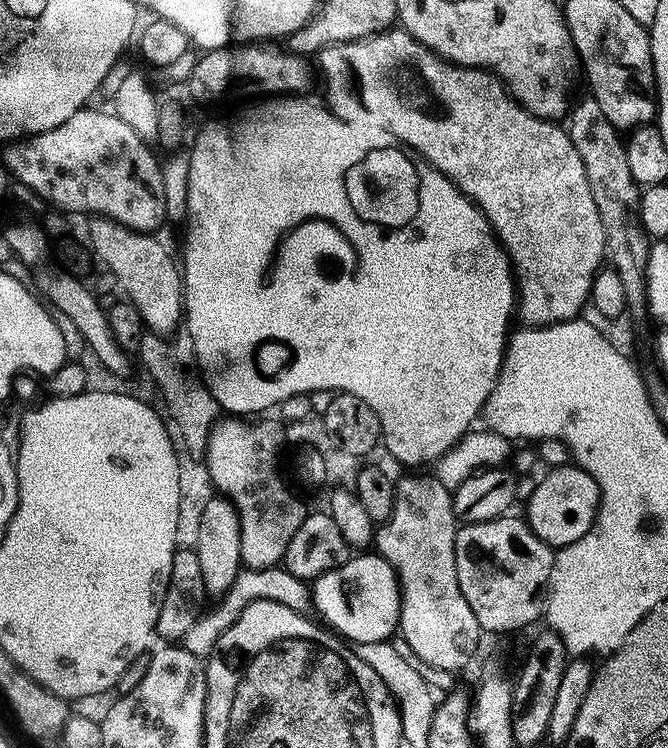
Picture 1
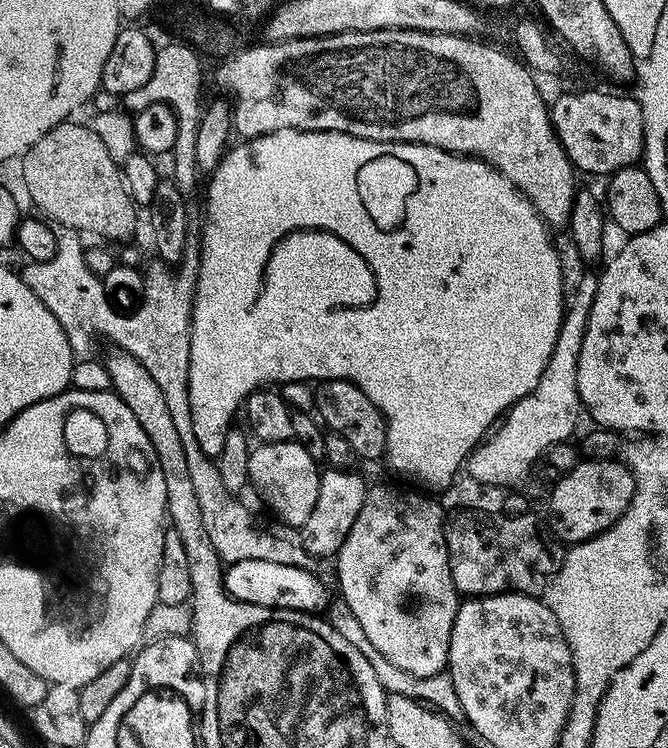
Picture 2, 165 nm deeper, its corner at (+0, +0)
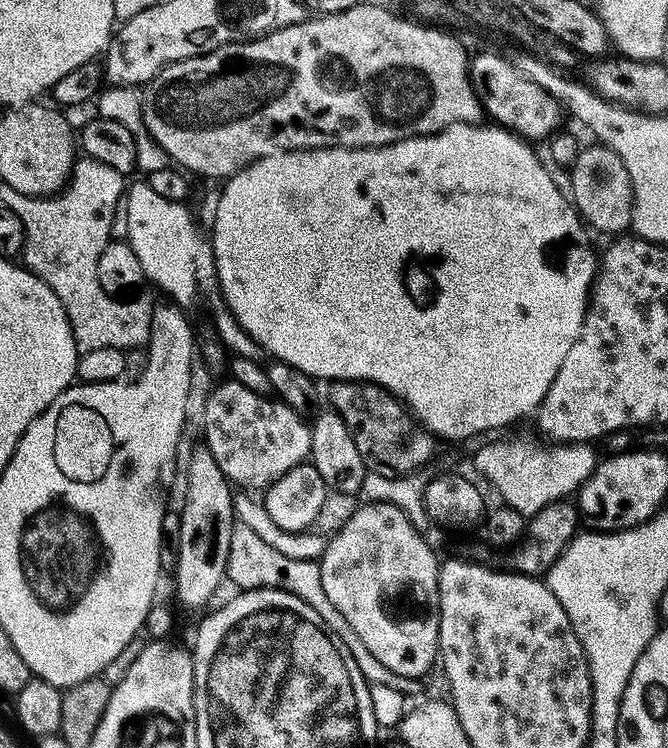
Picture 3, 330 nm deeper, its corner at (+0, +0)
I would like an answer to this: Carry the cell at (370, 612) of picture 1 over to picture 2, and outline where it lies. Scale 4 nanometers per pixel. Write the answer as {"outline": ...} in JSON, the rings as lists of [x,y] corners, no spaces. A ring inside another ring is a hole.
{"outline":[[[249,561],[231,565],[225,571],[225,591],[247,605],[305,612],[308,615],[327,611],[332,602],[327,586],[311,569],[281,566],[274,562]]]}

